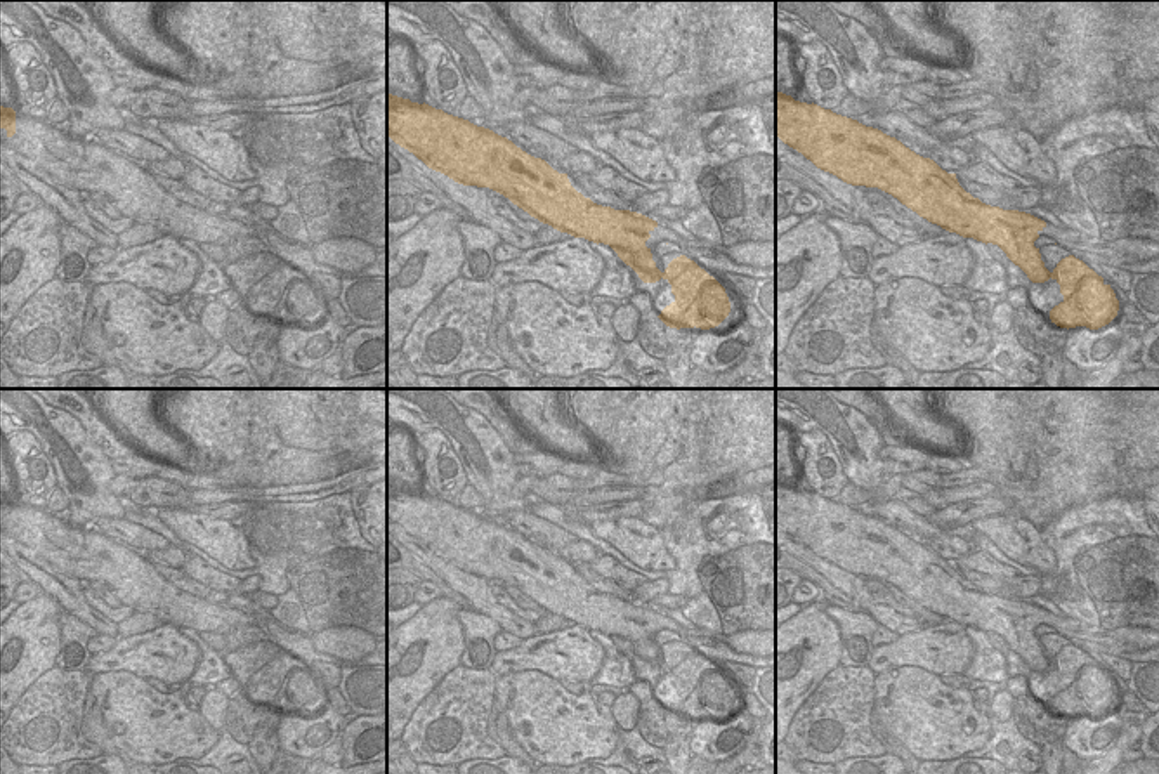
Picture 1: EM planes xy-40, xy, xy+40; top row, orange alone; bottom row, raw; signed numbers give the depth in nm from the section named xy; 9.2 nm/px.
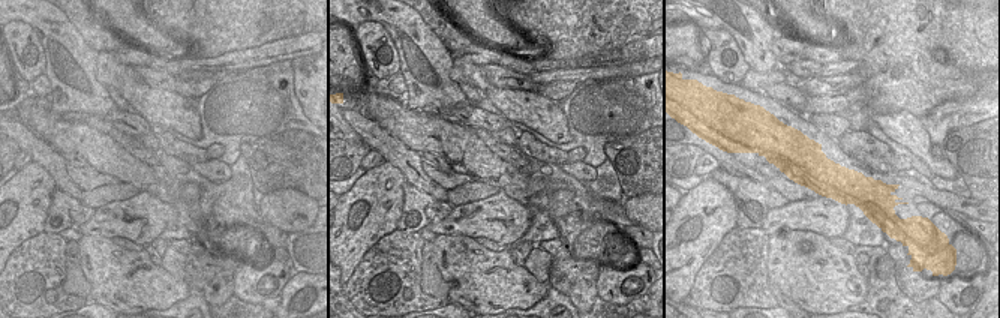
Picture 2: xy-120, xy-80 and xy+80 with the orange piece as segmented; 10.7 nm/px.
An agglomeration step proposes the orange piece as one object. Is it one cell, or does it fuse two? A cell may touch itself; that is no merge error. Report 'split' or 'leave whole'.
leave whole

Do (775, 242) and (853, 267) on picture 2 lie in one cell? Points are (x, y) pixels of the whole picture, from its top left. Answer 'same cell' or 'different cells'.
same cell

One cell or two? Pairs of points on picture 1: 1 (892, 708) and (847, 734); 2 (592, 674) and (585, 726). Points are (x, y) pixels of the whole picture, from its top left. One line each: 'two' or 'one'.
1: two
2: two

